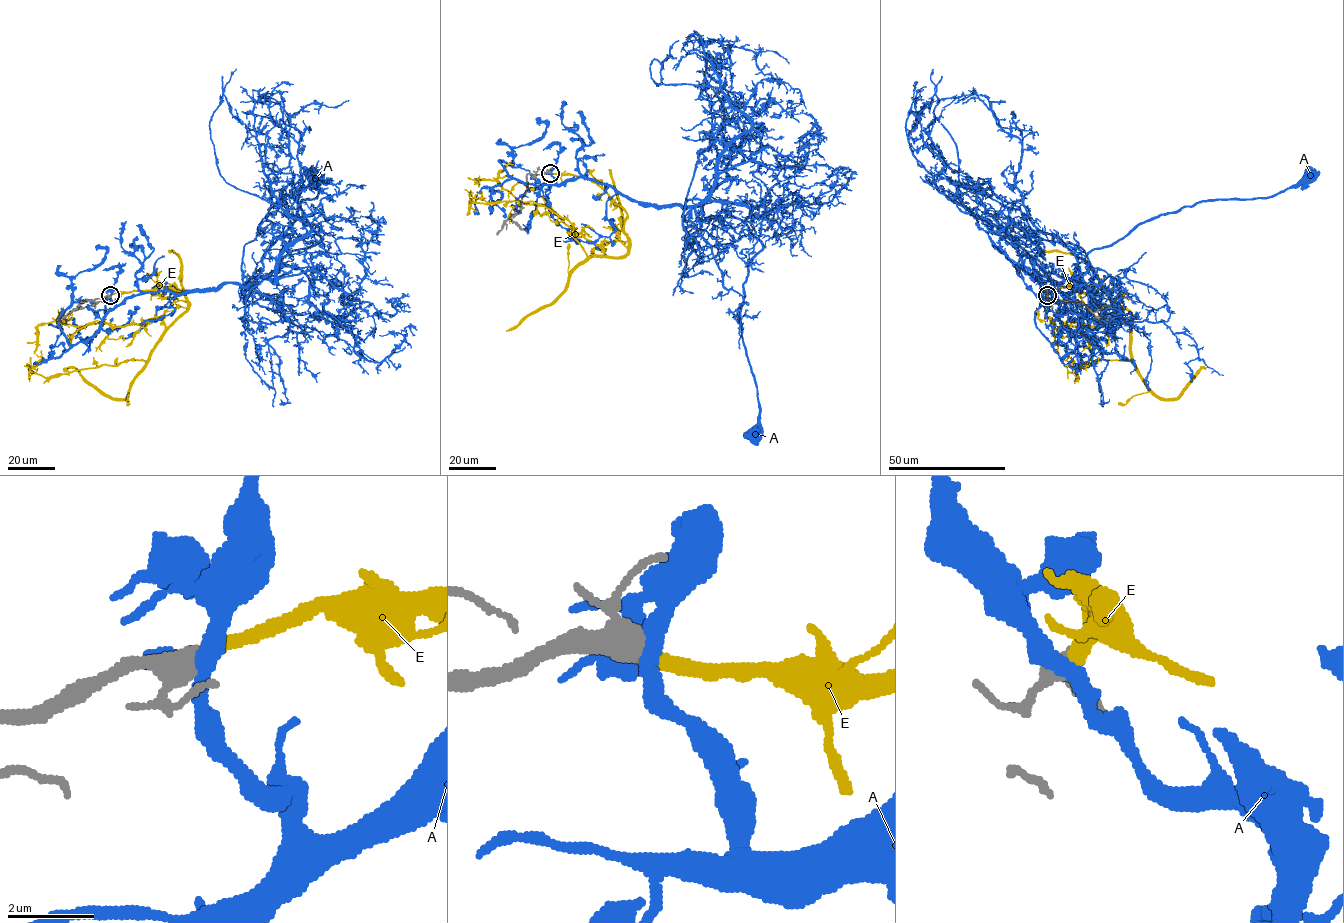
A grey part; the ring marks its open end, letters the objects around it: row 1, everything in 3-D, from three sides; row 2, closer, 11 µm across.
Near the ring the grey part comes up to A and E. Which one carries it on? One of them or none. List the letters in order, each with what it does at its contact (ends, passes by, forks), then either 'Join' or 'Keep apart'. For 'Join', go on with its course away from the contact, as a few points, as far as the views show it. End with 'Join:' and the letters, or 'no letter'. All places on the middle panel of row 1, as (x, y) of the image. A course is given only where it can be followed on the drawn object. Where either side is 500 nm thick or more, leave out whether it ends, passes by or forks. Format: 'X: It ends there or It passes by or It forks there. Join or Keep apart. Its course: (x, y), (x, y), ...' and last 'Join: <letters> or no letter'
A: It passes by. Keep apart
E: It ends there. Join. Its course: (551, 173), (593, 180), (624, 209), (625, 254), (587, 255), (566, 219), (533, 202), (474, 203), (481, 191)
Join: E

